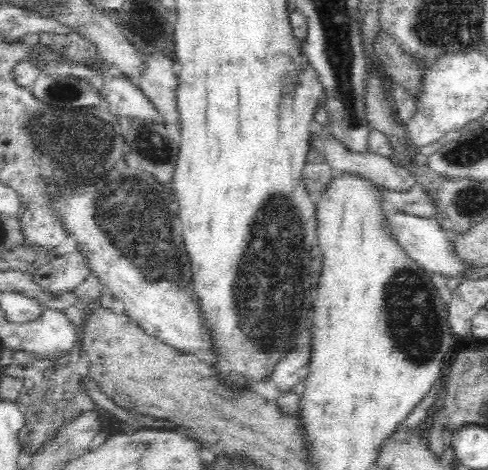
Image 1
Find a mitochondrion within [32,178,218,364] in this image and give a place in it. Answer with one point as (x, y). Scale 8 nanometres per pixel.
(193, 266)

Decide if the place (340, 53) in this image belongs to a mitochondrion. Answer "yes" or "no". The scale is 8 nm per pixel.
yes

